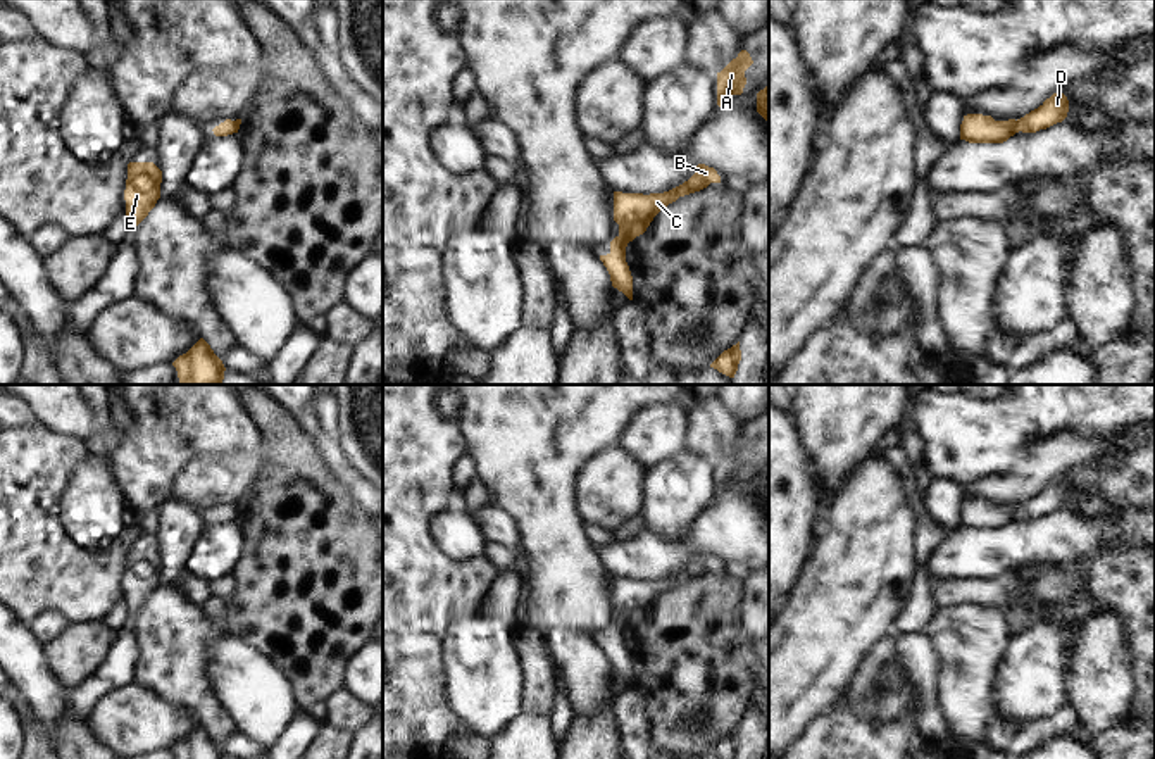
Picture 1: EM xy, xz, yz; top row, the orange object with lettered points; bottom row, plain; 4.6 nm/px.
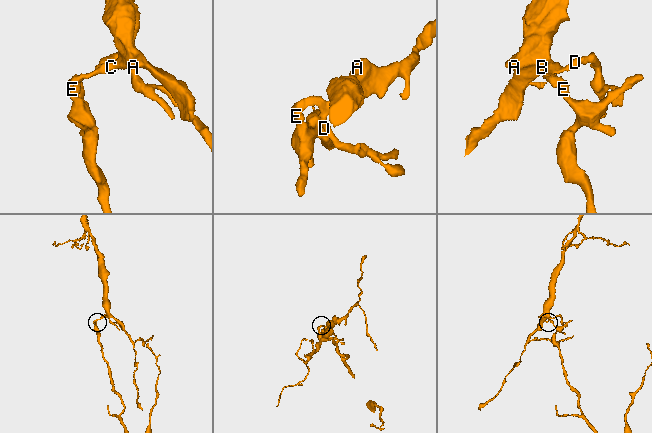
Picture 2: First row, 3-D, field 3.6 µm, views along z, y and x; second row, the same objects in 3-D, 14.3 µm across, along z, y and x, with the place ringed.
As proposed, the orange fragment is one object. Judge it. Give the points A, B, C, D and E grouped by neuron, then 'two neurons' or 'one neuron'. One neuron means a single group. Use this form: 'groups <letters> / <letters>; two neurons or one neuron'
groups A B C D E; one neuron

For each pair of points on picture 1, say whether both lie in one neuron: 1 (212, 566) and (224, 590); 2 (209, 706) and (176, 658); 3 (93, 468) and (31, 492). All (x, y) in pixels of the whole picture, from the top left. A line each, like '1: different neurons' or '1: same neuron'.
1: different neurons
2: same neuron
3: different neurons

